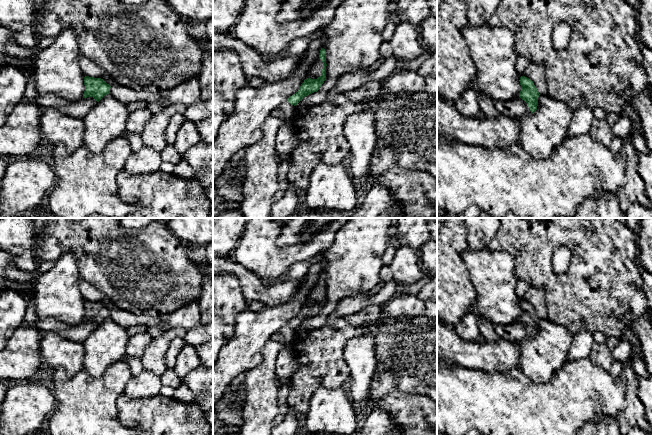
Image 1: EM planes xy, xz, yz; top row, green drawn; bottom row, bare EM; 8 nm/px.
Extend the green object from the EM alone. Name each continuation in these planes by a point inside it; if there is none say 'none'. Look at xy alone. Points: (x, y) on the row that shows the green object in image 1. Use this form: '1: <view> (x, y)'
1: xy (78, 109)

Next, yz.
1: yz (514, 108)

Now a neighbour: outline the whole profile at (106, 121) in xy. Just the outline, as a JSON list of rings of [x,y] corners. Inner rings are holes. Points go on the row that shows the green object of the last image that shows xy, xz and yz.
[[[105,95],[82,119],[84,123],[84,146],[99,154],[112,140],[122,136],[130,113],[127,104]]]

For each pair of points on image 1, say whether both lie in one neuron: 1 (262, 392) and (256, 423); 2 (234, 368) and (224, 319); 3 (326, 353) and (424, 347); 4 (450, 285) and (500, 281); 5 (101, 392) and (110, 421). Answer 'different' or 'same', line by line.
1: same
2: different
3: same
4: different
5: same

